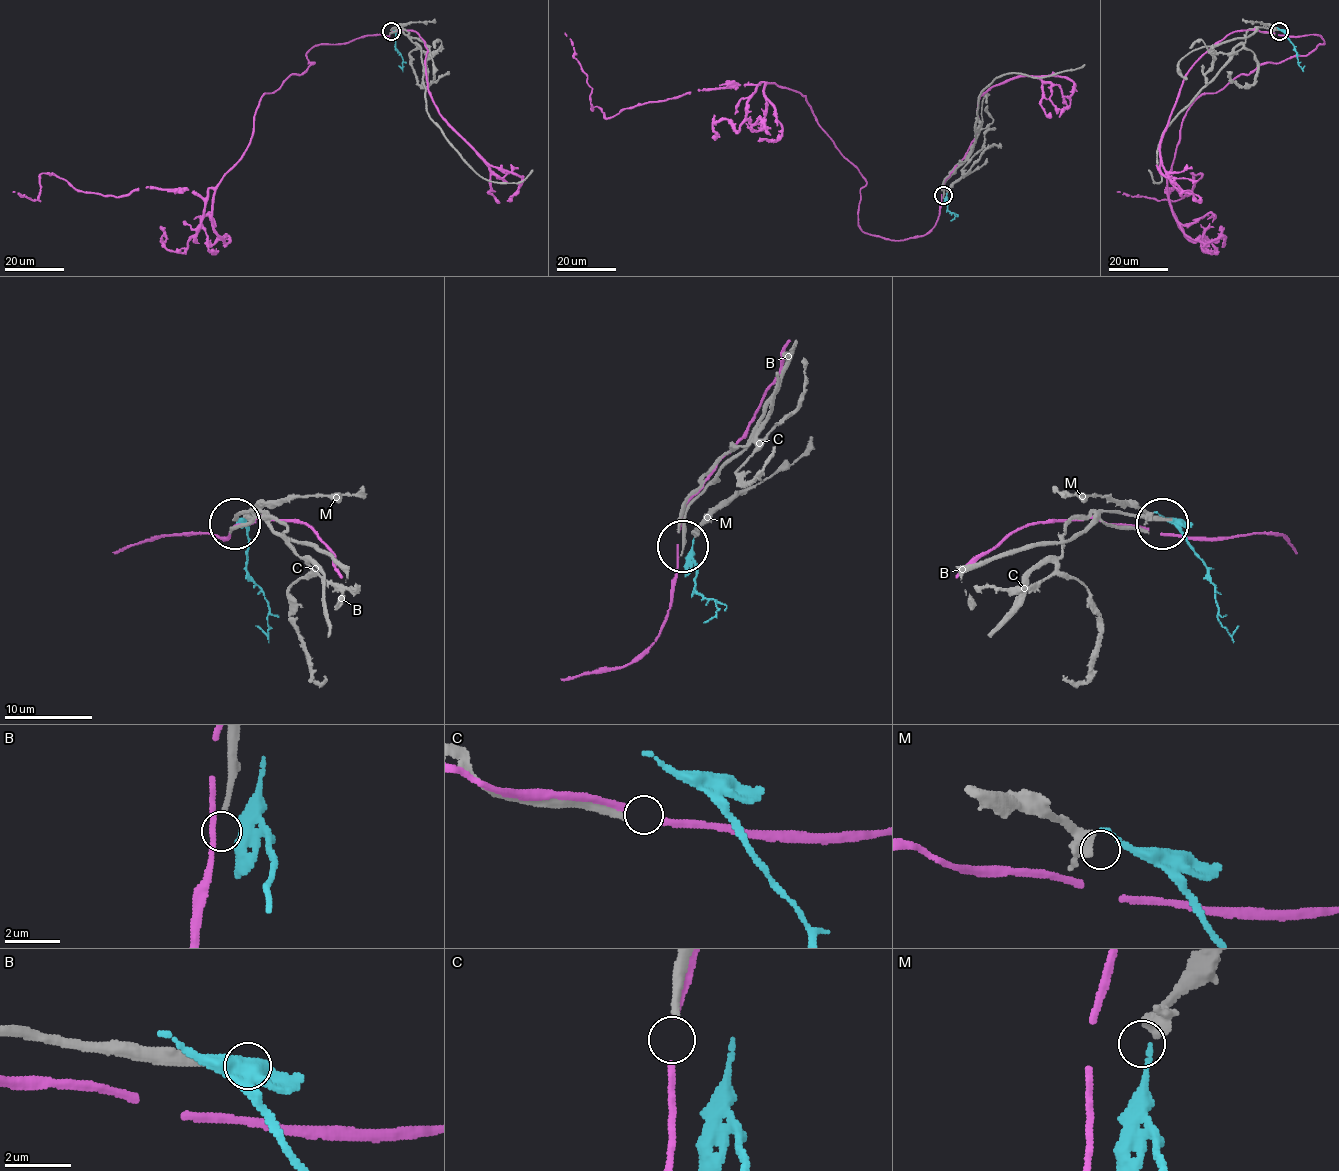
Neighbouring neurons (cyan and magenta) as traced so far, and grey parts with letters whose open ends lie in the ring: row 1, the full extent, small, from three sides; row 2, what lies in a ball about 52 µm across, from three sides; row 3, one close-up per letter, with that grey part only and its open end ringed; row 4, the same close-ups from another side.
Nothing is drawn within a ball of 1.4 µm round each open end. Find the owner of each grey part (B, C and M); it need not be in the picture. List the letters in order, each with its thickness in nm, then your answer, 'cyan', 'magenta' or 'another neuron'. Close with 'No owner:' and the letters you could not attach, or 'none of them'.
B: calibre 220 nm; another neuron
C: calibre 240 nm; another neuron
M: calibre 550 nm; another neuron
No owner: B, C, M

